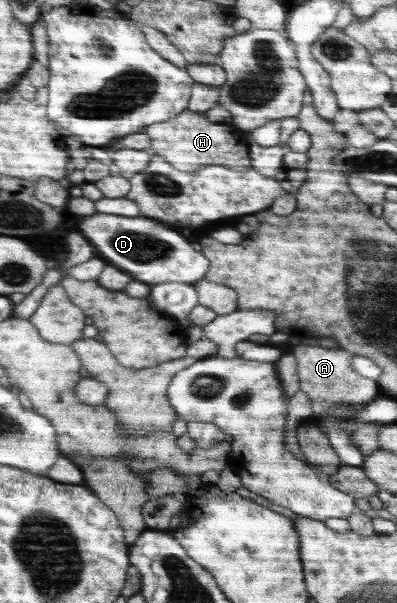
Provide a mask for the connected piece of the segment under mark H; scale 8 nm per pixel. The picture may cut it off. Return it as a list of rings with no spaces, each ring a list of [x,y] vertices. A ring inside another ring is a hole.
[[[186,109],[168,121],[150,125],[146,133],[152,139],[154,153],[162,155],[166,161],[182,171],[196,171],[202,165],[224,165],[236,171],[244,171],[246,165],[250,167],[248,132],[238,129],[230,122],[210,122],[204,113]]]

